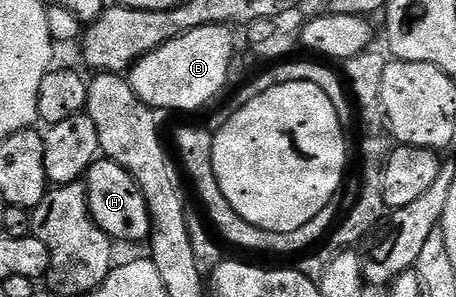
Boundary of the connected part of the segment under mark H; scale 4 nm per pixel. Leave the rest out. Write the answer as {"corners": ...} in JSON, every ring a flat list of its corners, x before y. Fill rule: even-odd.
{"corners":[[99,158,93,163,83,177,87,206,94,222,114,242,121,240,125,244,137,244,148,241,151,222,149,221,149,207,131,174,119,166,119,162]]}

